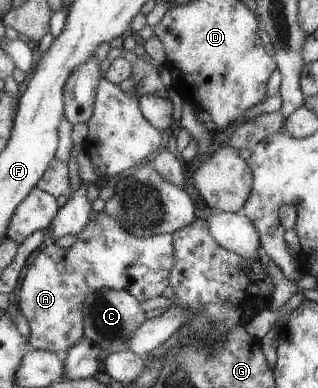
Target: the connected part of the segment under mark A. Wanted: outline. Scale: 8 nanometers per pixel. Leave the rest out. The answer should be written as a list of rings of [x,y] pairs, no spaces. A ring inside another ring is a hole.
[[[98,212],[97,217],[89,220],[75,236],[75,243],[69,247],[62,248],[52,242],[42,248],[33,263],[29,265],[22,281],[19,309],[29,323],[29,344],[35,350],[63,354],[83,339],[85,317],[81,315],[81,303],[88,292],[125,290],[136,300],[143,301],[161,295],[163,289],[169,285],[169,271],[174,265],[171,234],[153,234],[137,238],[122,229],[117,218],[105,212]]]

